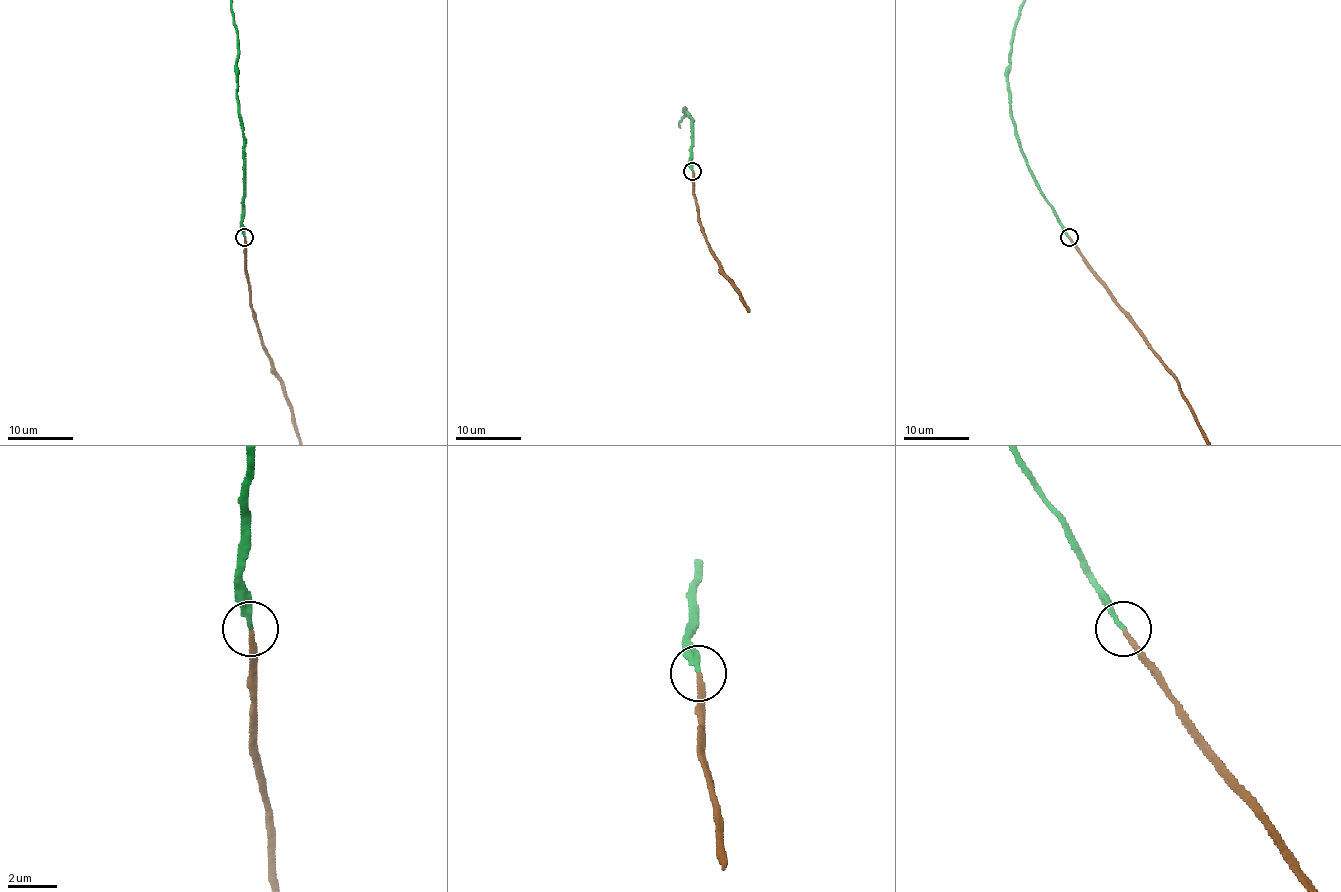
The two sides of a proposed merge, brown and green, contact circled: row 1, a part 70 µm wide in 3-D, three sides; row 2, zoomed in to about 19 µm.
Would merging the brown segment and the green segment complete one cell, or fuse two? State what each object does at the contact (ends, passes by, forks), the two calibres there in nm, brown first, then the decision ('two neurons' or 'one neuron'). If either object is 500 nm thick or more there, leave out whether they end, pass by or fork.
brown ends there; green ends there; 190 nm thick on the brown side, 200 nm on the other; one neuron

